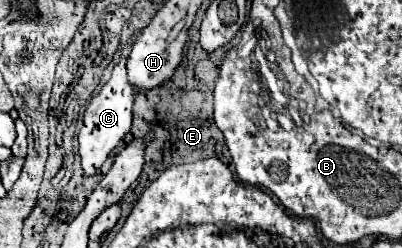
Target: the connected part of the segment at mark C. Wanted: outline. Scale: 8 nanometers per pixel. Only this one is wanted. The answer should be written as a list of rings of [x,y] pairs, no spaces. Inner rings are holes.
[[[136,35],[130,39],[128,45],[124,45],[122,49],[122,59],[120,63],[114,67],[112,71],[112,79],[102,87],[102,91],[92,99],[92,103],[88,105],[86,113],[84,113],[84,125],[80,129],[78,135],[78,143],[80,143],[80,157],[82,157],[82,171],[86,175],[94,175],[100,165],[106,161],[106,157],[110,155],[110,151],[118,145],[118,141],[130,133],[130,125],[132,125],[132,105],[134,105],[134,91],[130,87],[130,83],[126,81],[126,57],[130,53],[132,41],[136,39]]]

